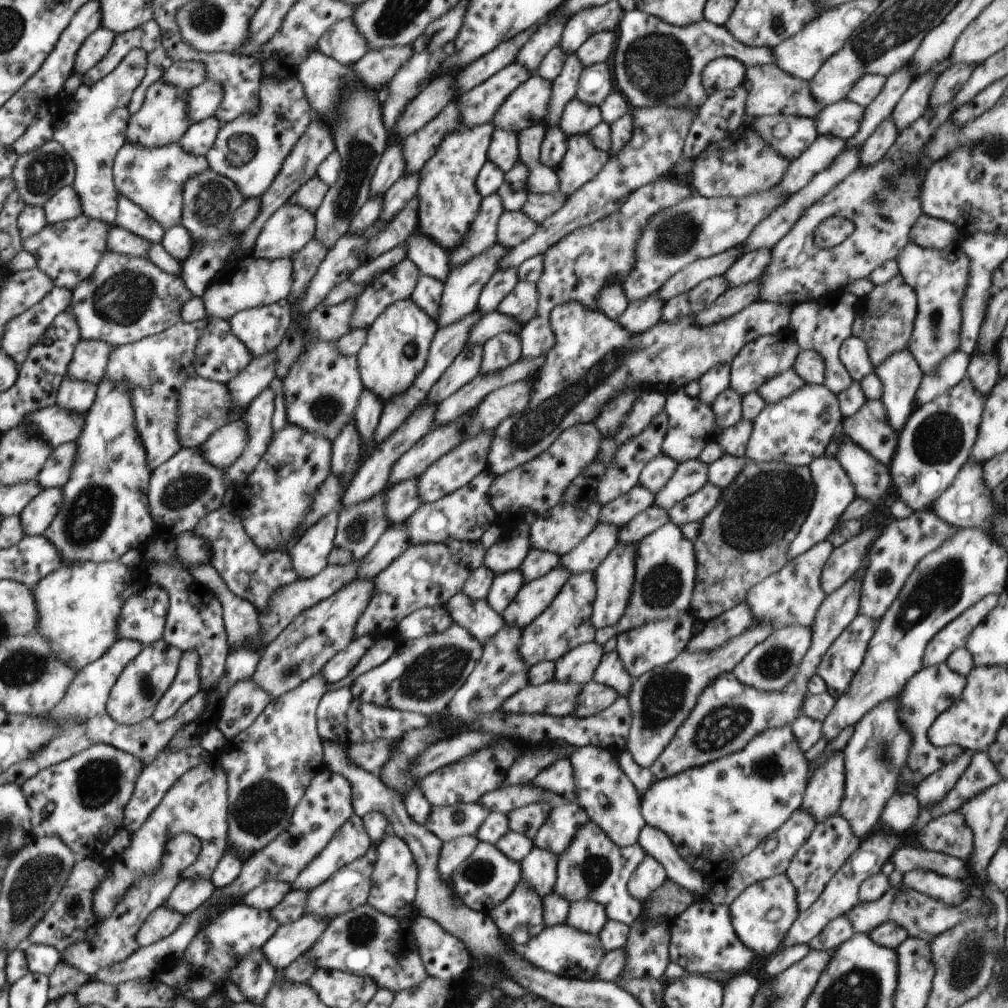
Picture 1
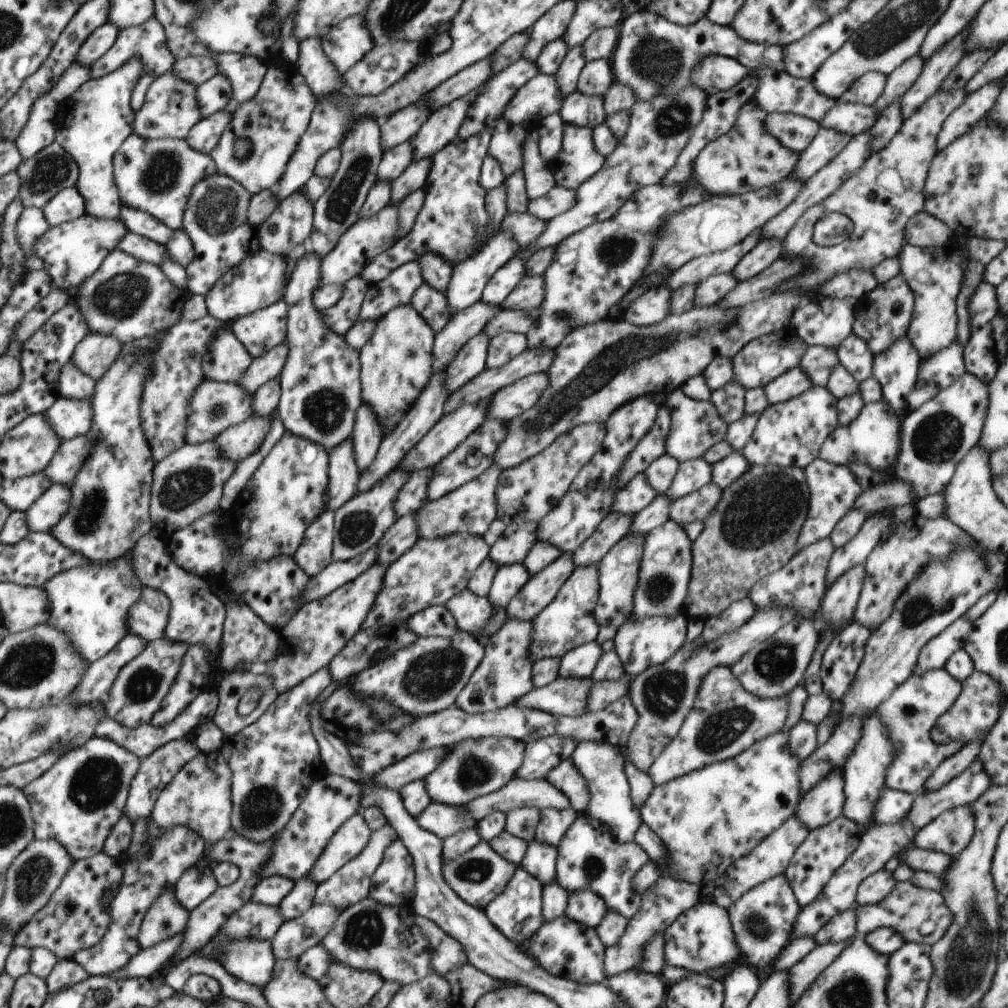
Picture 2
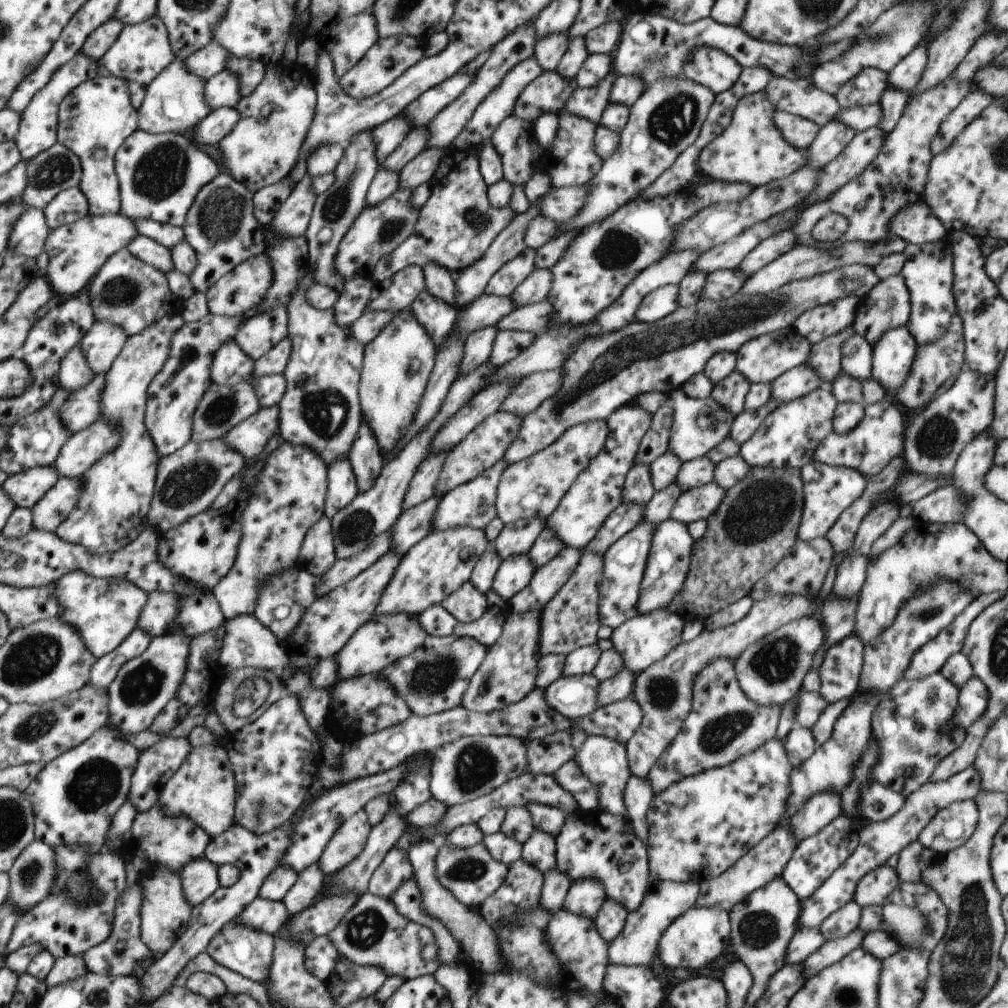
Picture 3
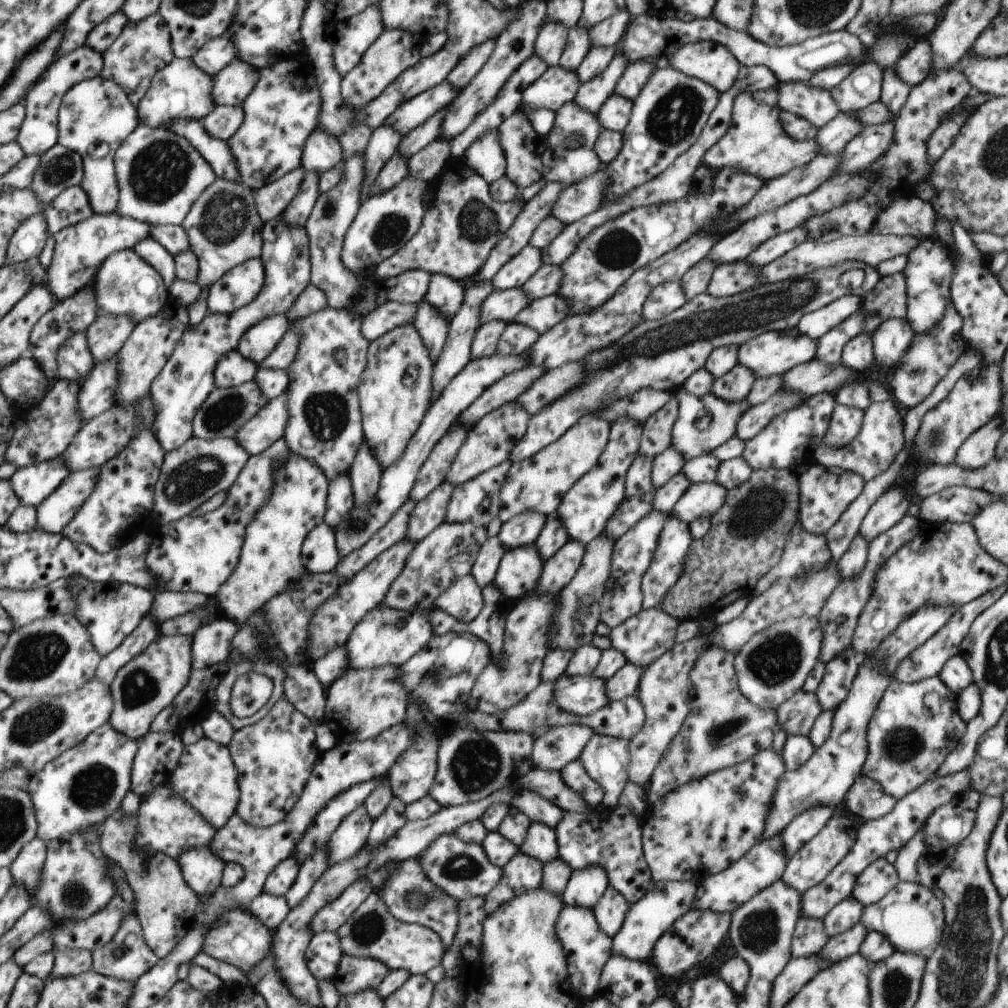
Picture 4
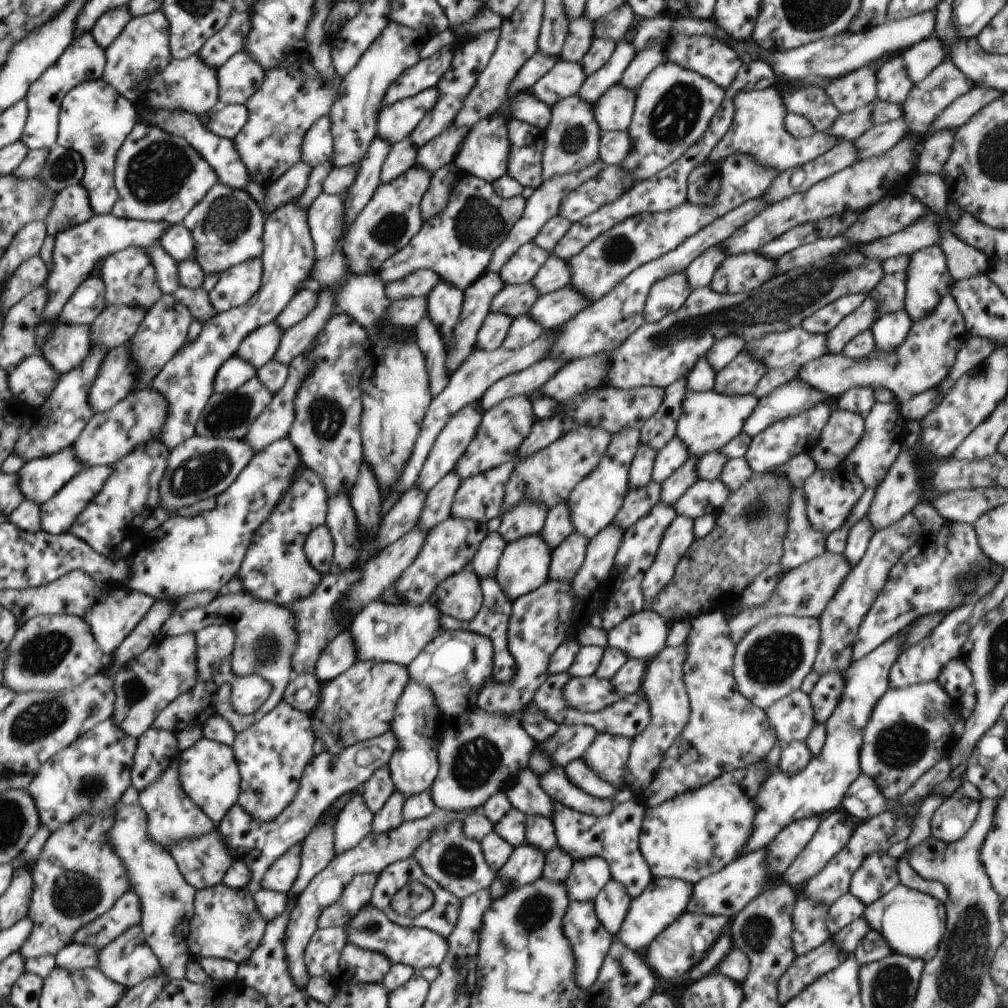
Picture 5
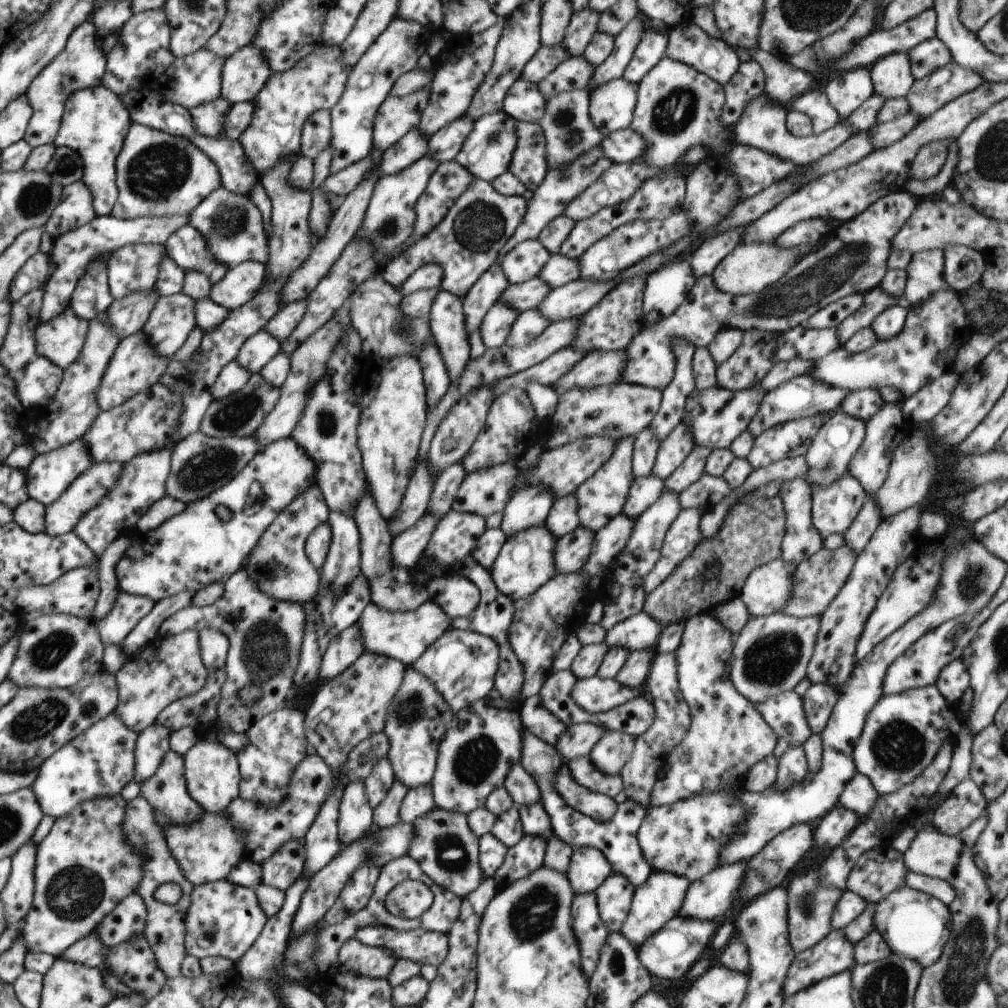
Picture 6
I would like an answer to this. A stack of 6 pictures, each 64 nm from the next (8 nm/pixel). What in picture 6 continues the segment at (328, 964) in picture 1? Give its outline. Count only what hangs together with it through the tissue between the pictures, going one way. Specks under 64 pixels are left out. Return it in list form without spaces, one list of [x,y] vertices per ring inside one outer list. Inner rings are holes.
[[[370,924],[359,928],[355,936],[358,942],[368,946],[382,946],[394,952],[396,958],[412,960],[416,964],[440,966],[449,951],[447,934],[438,931],[427,931],[417,927],[408,932],[396,932],[384,928],[382,924]]]

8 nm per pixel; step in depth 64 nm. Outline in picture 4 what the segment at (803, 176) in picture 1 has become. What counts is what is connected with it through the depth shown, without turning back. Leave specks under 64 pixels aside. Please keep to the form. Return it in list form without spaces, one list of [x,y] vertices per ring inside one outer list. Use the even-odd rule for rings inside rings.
[[[856,111],[840,112],[826,126],[819,128],[816,144],[821,154],[841,154],[850,140],[864,130],[864,124],[856,118]]]

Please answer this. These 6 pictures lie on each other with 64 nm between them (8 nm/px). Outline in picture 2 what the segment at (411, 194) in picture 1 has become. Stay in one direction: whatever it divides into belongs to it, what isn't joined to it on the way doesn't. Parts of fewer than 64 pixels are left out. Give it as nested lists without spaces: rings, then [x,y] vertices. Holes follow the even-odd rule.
[[[422,158],[422,160],[411,162],[410,166],[391,182],[392,194],[389,202],[400,204],[405,196],[412,194],[418,188],[424,188],[430,168],[432,168],[432,158]]]

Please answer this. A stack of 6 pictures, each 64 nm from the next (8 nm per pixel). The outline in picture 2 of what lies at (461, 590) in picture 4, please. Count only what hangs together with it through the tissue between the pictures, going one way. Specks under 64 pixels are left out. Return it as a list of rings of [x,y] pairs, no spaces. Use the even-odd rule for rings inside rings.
[[[468,588],[454,594],[445,607],[454,616],[457,626],[470,634],[482,634],[492,618],[489,598],[476,596]]]

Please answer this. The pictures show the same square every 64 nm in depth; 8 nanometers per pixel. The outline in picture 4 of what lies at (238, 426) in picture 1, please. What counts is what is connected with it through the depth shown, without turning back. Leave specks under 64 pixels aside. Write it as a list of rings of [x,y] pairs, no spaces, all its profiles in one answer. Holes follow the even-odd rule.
[[[288,390],[282,392],[278,398],[270,400],[252,420],[242,426],[235,440],[244,446],[248,454],[260,454],[273,442],[283,438],[288,424],[287,402]]]

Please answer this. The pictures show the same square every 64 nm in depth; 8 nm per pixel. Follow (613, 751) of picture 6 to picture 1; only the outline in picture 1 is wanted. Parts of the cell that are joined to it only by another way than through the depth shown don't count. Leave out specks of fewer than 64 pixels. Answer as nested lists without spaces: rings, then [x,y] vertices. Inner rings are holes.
[[[578,747],[568,758],[575,781],[575,800],[617,846],[628,847],[637,843],[641,830],[647,825],[641,816],[641,789],[632,785],[617,762],[618,756],[601,747]]]

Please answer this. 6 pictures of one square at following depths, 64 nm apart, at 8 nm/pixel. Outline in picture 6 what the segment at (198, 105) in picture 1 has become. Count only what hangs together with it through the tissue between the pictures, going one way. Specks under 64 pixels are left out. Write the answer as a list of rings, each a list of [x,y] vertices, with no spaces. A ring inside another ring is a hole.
[[[245,46],[224,62],[221,96],[232,105],[253,101],[272,74],[264,54],[256,46]]]

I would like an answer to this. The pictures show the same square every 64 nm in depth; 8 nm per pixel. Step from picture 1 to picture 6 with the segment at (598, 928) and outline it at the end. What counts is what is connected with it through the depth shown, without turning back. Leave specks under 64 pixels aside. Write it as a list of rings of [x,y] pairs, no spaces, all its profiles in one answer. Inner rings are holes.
[[[578,848],[572,852],[567,876],[574,895],[595,892],[613,872],[609,860],[598,848]]]

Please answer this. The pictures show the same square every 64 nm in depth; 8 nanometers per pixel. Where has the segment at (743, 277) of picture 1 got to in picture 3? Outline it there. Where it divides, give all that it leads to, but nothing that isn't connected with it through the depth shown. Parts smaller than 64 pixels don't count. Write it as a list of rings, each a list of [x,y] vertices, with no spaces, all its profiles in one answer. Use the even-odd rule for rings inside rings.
[[[782,230],[778,234],[773,234],[760,242],[752,252],[746,255],[746,258],[738,267],[746,276],[752,276],[760,269],[776,260],[781,254],[792,250],[796,246],[796,236],[792,230]]]

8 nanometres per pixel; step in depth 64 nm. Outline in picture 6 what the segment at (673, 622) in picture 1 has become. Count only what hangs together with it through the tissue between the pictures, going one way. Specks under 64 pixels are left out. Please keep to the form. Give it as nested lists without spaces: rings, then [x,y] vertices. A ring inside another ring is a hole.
[[[642,610],[640,614],[628,617],[607,630],[605,643],[608,647],[626,648],[629,653],[644,650],[656,652],[662,631],[660,622]]]

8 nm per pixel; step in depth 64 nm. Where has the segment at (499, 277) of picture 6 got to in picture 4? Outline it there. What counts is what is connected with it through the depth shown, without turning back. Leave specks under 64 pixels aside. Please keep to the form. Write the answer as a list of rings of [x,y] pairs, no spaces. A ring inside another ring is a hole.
[[[492,280],[476,282],[472,288],[465,288],[462,306],[460,310],[458,310],[458,314],[454,316],[454,320],[449,324],[448,338],[446,344],[444,344],[444,350],[442,350],[442,354],[438,356],[436,366],[433,366],[432,398],[430,398],[430,405],[432,405],[432,402],[438,400],[438,396],[440,396],[442,390],[448,386],[448,382],[468,364],[471,355],[470,350],[472,350],[472,340],[474,340],[476,329],[481,325],[480,306],[482,306],[482,302],[494,291],[496,291],[496,288],[492,286]]]

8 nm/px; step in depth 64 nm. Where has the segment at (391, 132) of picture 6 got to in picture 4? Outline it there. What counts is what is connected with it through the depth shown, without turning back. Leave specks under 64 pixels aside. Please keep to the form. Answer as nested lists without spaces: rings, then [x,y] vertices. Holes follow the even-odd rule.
[[[442,82],[434,88],[430,88],[400,104],[382,126],[392,126],[398,134],[406,136],[408,132],[420,126],[424,120],[432,118],[436,112],[446,108],[452,102],[456,94],[456,88],[452,88],[450,82]]]

